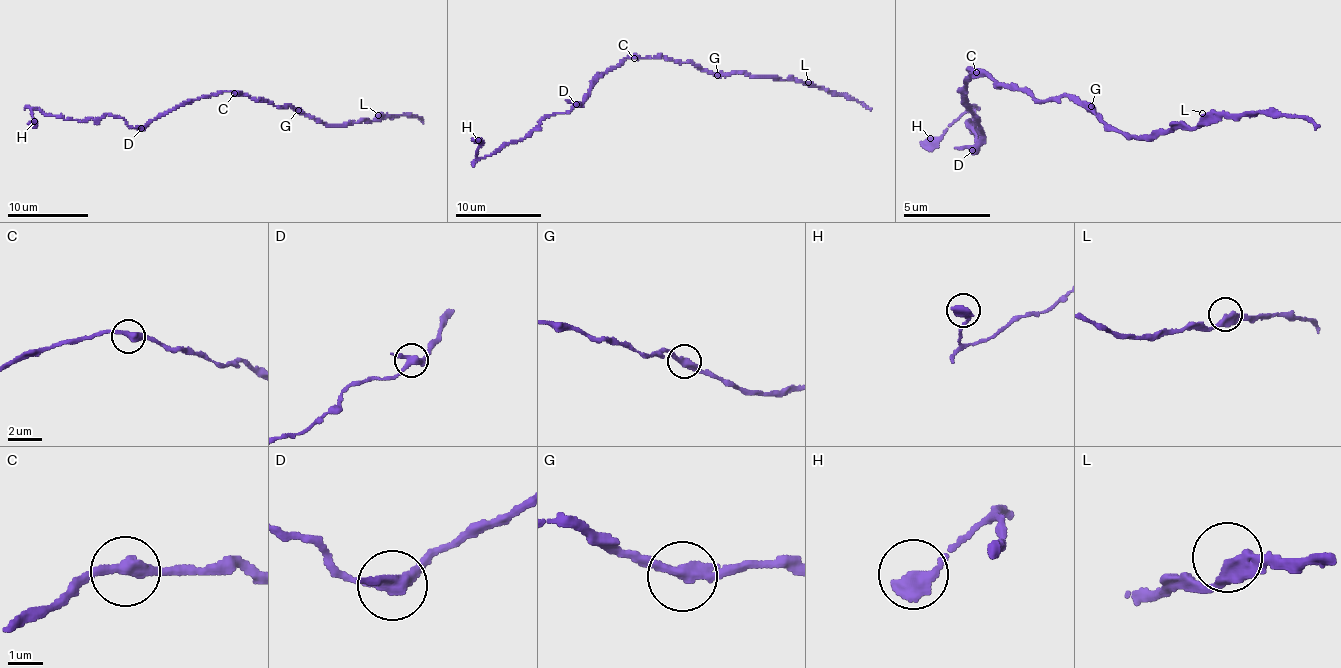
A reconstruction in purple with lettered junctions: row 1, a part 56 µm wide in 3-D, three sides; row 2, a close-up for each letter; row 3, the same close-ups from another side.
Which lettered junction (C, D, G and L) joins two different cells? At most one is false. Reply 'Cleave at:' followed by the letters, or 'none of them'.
Cleave at: D

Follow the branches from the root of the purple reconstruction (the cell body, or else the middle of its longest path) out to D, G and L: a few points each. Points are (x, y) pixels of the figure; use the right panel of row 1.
D: (980, 77), (965, 68), (970, 77), (963, 77), (966, 86), (959, 87), (981, 135), (972, 149)
G: (980, 77), (993, 77), (997, 81), (995, 85), (1014, 85), (1026, 89), (1044, 102), (1069, 97), (1091, 106)
L: (980, 77), (1026, 89), (1044, 102), (1069, 97), (1092, 106), (1106, 123), (1131, 136), (1196, 126), (1202, 113)

